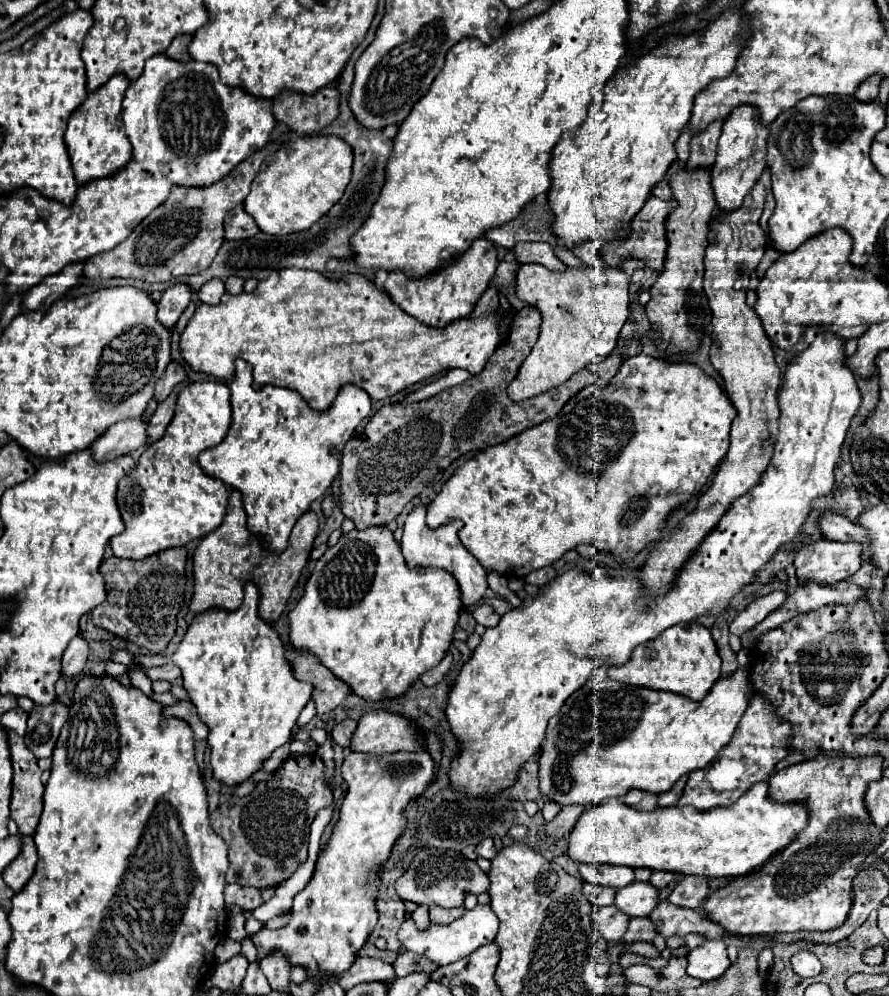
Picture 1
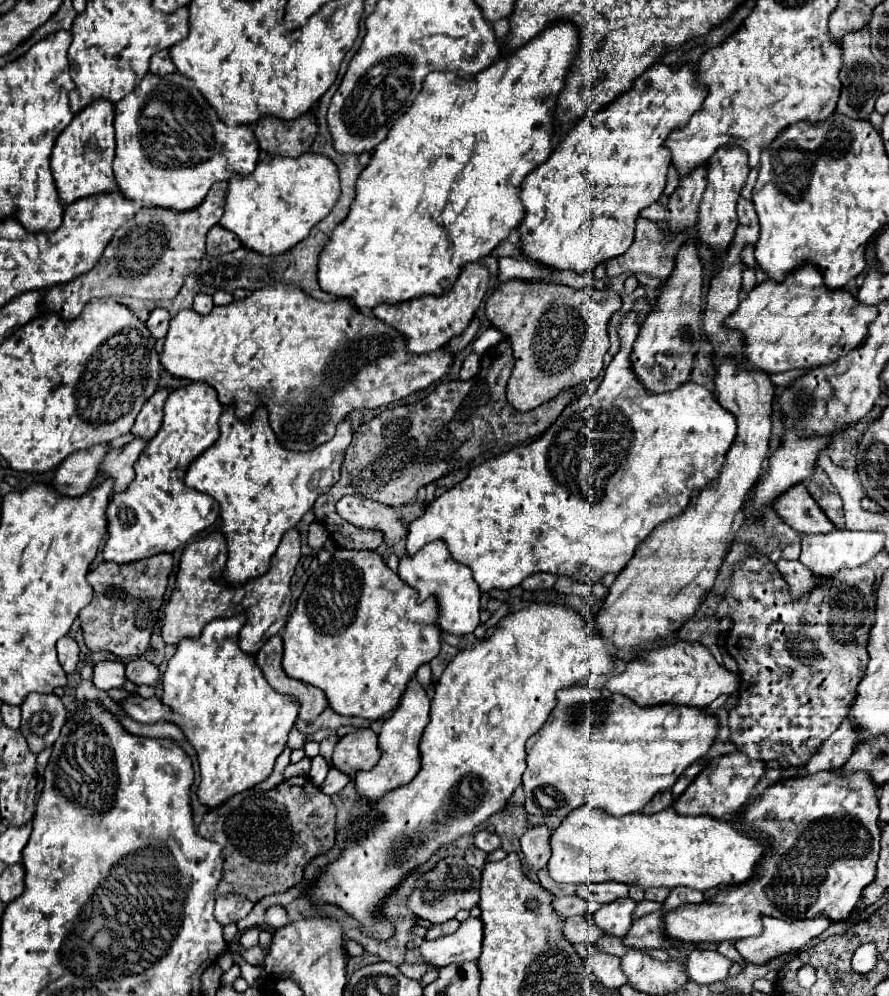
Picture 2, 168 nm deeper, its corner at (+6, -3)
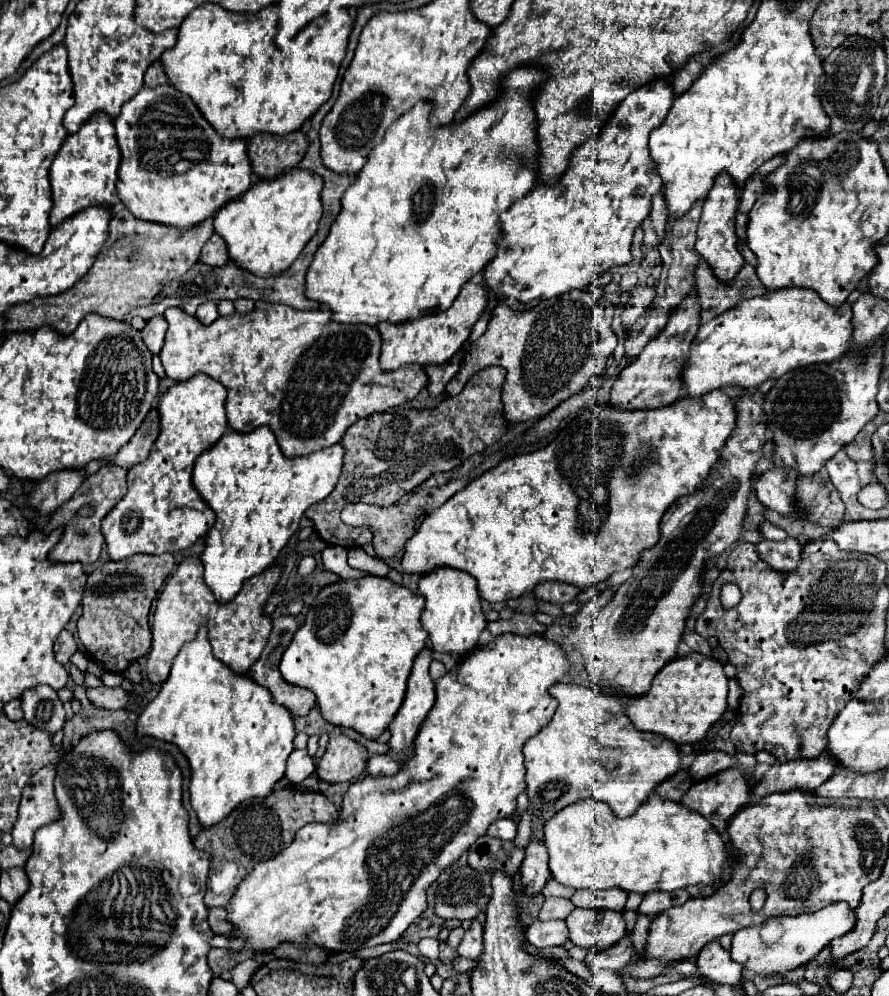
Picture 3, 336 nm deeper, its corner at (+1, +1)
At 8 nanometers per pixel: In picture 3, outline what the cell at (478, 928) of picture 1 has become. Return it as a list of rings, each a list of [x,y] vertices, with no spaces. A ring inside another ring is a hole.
[[[473,919],[471,927],[465,931],[465,937],[463,941],[457,945],[457,955],[461,957],[467,957],[467,959],[477,959],[483,951],[483,925]]]

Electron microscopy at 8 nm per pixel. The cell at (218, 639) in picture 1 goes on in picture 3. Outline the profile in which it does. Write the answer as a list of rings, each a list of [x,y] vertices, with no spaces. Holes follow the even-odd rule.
[[[199,629],[195,641],[185,643],[175,657],[167,681],[153,701],[147,703],[137,719],[137,735],[153,735],[157,739],[175,743],[191,765],[191,805],[203,827],[219,823],[241,801],[251,797],[267,797],[273,785],[285,773],[285,761],[293,751],[295,721],[293,713],[271,699],[271,691],[255,685],[249,675],[235,673],[229,665],[213,655],[207,629]]]

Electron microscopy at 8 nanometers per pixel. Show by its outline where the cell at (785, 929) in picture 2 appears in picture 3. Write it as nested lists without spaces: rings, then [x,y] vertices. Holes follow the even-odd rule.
[[[831,903],[821,911],[797,915],[797,917],[771,917],[763,925],[755,925],[749,929],[741,929],[733,935],[731,957],[739,961],[743,967],[759,973],[759,975],[775,975],[785,973],[793,967],[799,967],[817,953],[827,947],[835,937],[845,935],[855,925],[855,913],[847,903]]]

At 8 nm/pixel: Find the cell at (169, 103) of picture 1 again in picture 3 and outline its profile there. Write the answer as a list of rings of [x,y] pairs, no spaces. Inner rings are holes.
[[[171,83],[155,89],[139,89],[139,93],[135,93],[127,105],[123,105],[119,117],[115,117],[115,129],[121,149],[117,193],[125,207],[139,219],[189,229],[191,225],[201,223],[205,217],[215,215],[227,201],[239,197],[251,187],[253,169],[247,161],[247,143],[219,137],[203,113],[199,113],[199,107],[187,95],[173,89]]]

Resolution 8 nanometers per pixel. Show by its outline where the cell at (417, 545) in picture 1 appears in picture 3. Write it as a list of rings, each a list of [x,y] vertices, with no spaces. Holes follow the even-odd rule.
[[[437,567],[431,573],[423,573],[419,579],[419,593],[425,597],[425,611],[421,625],[429,633],[431,647],[439,653],[469,653],[485,629],[487,621],[481,611],[481,597],[475,585],[475,577],[451,567]]]

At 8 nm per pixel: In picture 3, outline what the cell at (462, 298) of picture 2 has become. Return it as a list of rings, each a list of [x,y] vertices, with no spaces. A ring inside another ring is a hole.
[[[467,281],[453,301],[453,305],[445,311],[435,311],[417,319],[411,319],[407,323],[391,325],[391,323],[379,323],[379,333],[383,337],[383,347],[381,347],[381,367],[385,371],[393,371],[399,367],[405,367],[409,363],[419,363],[419,365],[429,365],[429,363],[445,363],[451,359],[469,339],[471,327],[475,321],[483,315],[487,307],[487,295],[485,295],[485,285],[483,283],[473,283]]]

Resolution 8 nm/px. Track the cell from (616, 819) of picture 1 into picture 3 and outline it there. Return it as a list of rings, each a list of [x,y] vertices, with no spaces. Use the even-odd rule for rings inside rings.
[[[651,795],[631,817],[619,819],[611,813],[607,803],[581,799],[575,805],[569,805],[555,813],[555,817],[545,823],[545,845],[549,849],[549,871],[561,883],[575,889],[611,889],[619,887],[625,891],[649,893],[649,891],[677,891],[687,885],[705,885],[711,887],[721,873],[723,867],[731,861],[727,853],[727,845],[719,833],[715,833],[713,825],[693,813],[683,809],[683,805],[663,799],[659,795]]]

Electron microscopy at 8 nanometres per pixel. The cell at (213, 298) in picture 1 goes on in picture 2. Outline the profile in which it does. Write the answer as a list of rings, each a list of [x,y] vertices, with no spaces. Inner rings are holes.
[[[200,293],[198,297],[194,297],[194,311],[196,313],[200,313],[200,315],[208,315],[210,311],[212,311],[212,307],[214,307],[214,303],[212,303],[212,297],[206,297],[204,293]]]

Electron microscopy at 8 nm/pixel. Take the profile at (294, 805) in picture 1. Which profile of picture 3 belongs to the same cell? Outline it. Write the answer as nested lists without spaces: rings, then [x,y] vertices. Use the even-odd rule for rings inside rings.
[[[295,785],[273,791],[271,795],[261,799],[243,801],[243,805],[235,807],[223,821],[219,821],[219,825],[213,825],[213,829],[201,829],[201,833],[193,841],[195,847],[213,851],[205,905],[227,907],[237,885],[251,873],[251,869],[261,861],[269,861],[271,857],[279,855],[287,845],[291,845],[297,829],[307,823],[335,823],[337,819],[339,813],[335,805],[323,793],[301,791]]]

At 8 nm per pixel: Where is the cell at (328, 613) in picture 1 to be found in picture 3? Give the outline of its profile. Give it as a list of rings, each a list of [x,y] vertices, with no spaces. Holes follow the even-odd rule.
[[[365,575],[359,579],[337,579],[337,583],[325,585],[317,593],[303,625],[295,631],[287,651],[283,653],[279,671],[287,683],[307,687],[315,693],[317,707],[329,723],[353,727],[365,737],[377,739],[399,711],[405,699],[407,677],[413,661],[427,647],[429,635],[419,621],[423,607],[423,595],[397,585],[389,577]]]

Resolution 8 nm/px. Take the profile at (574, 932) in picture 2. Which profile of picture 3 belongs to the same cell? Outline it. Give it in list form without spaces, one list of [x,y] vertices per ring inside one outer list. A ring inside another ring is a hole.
[[[535,921],[527,929],[527,941],[539,949],[565,945],[567,923],[563,921]]]

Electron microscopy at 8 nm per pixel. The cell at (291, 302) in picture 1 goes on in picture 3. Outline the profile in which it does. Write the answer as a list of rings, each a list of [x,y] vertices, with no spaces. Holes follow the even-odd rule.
[[[257,301],[253,311],[245,315],[235,311],[233,315],[217,317],[211,325],[203,325],[195,315],[183,313],[183,309],[167,309],[165,319],[169,329],[161,349],[161,361],[169,379],[183,381],[197,373],[211,375],[227,389],[225,411],[229,427],[247,433],[267,425],[287,457],[309,455],[335,445],[355,421],[411,401],[429,381],[425,369],[419,365],[405,365],[403,369],[395,369],[395,373],[383,373],[379,365],[383,341],[377,327],[337,323],[331,319],[331,311],[299,311],[289,305]]]

